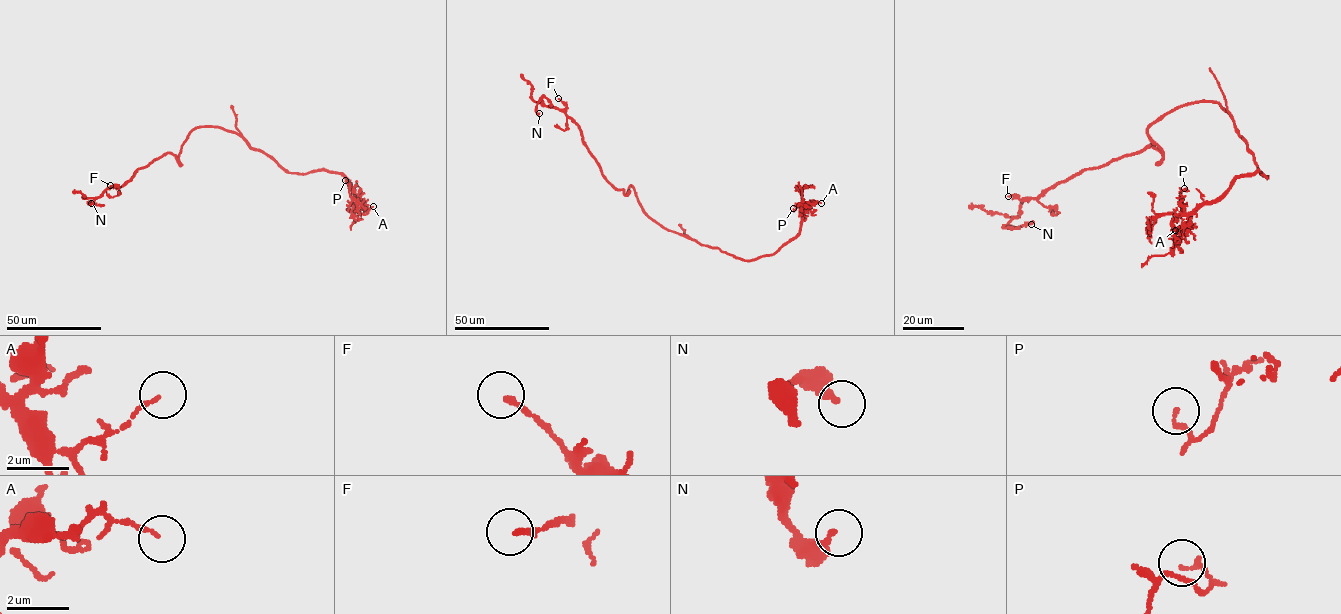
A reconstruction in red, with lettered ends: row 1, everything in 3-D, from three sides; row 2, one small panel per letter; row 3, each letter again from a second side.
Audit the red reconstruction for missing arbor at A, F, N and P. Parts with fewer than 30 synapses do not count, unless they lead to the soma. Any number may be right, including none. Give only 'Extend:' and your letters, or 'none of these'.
Extend: none of these

